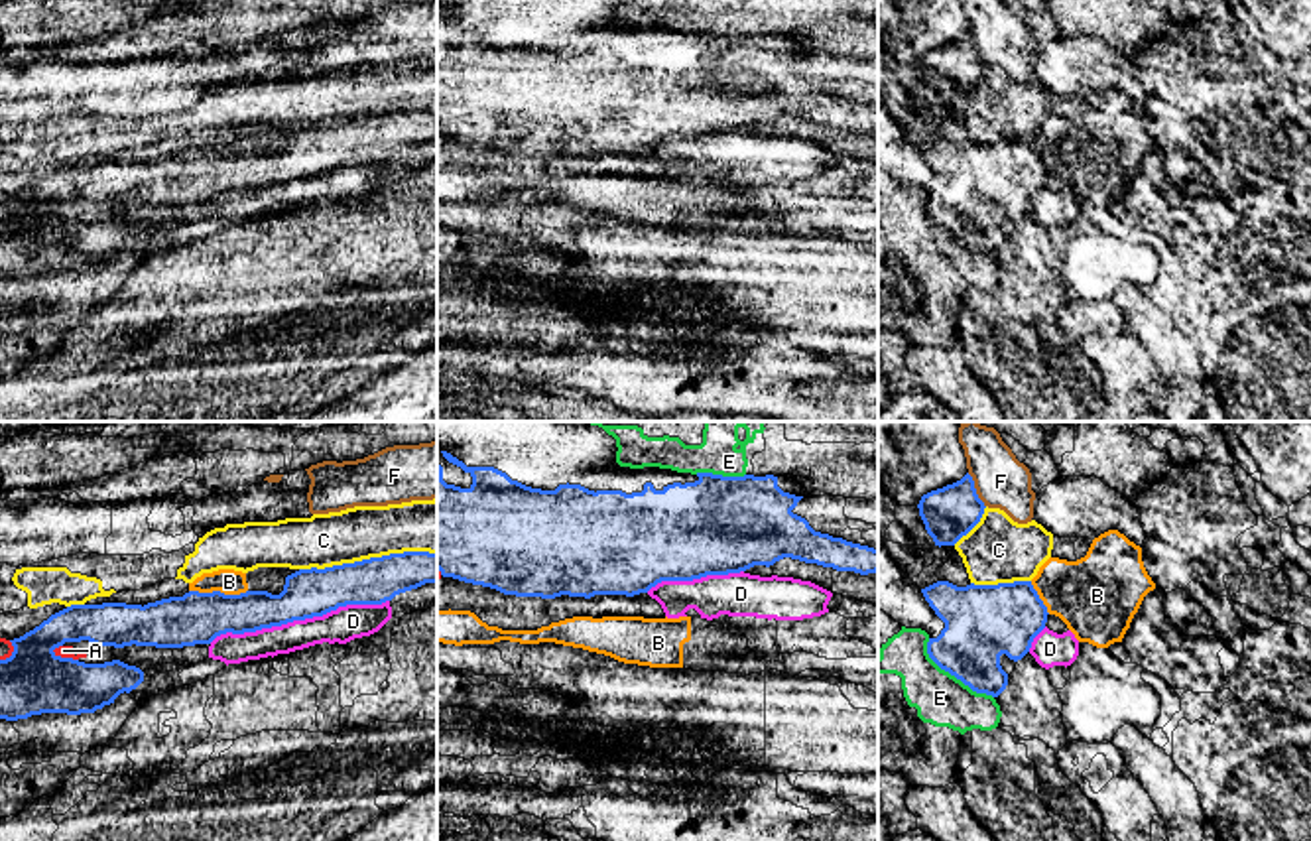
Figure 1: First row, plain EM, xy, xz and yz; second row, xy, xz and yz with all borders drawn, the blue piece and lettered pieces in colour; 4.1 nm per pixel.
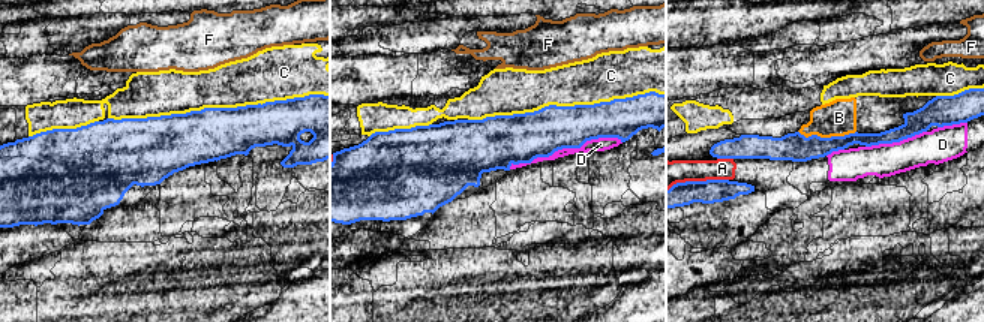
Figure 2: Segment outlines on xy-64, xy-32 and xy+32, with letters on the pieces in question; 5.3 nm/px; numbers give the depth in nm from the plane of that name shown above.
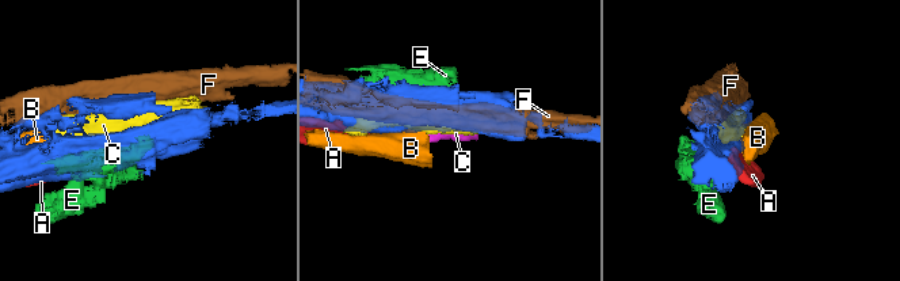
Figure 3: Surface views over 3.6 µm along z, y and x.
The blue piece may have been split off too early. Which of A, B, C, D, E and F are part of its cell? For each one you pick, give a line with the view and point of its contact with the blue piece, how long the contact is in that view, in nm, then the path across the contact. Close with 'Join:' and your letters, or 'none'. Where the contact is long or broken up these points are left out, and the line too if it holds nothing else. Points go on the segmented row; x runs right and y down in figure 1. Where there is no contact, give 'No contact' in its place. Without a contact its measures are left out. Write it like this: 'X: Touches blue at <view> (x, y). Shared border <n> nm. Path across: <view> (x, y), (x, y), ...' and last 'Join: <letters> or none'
Join: none

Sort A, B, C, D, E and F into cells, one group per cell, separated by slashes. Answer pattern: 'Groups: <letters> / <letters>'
Groups: A D / B / C / E / F

